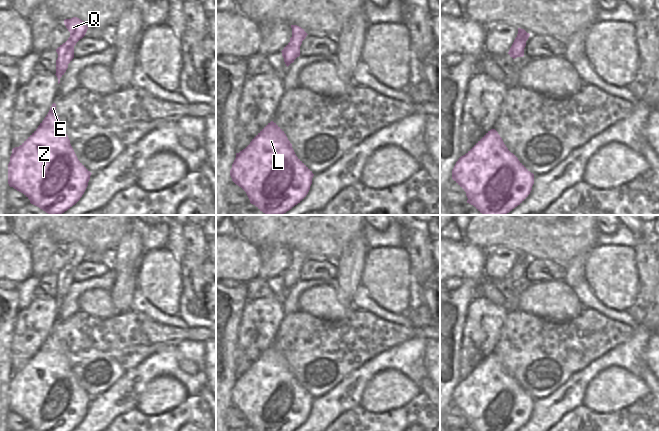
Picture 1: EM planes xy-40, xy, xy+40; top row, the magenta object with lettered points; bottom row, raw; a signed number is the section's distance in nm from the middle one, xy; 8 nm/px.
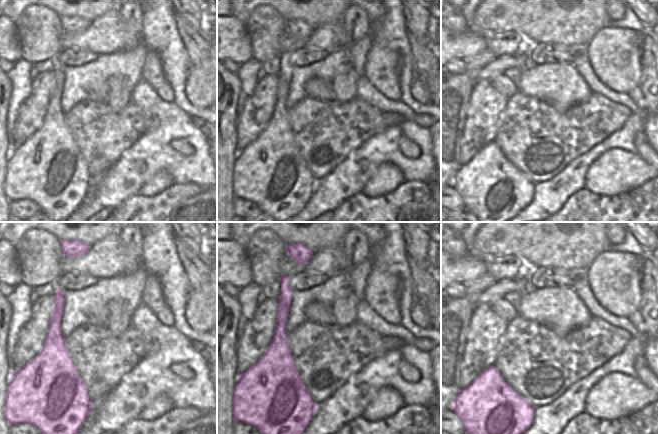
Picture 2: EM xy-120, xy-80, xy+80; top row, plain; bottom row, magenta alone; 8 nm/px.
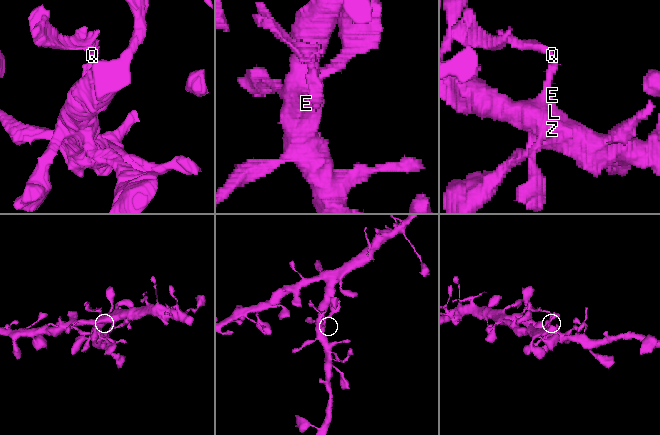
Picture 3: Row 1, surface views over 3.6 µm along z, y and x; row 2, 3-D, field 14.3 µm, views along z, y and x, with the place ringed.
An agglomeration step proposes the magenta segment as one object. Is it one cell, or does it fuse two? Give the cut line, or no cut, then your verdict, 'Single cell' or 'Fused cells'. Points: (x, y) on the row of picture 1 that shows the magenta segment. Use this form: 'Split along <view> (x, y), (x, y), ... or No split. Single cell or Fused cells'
Split along xy (292, 36), (301, 41). Fused cells

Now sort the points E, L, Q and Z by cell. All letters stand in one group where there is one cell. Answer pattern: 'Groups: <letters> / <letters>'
Groups: E L Z / Q

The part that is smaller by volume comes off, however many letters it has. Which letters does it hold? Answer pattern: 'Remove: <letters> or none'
Remove: Q

